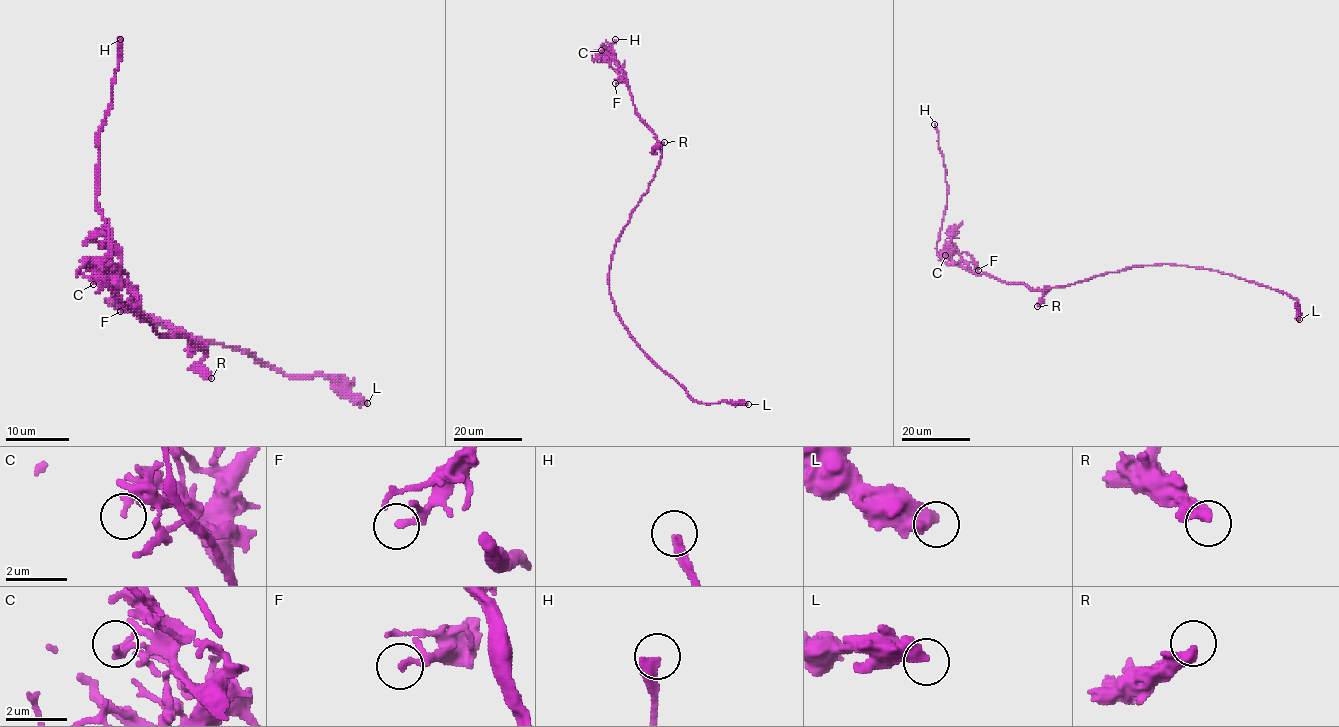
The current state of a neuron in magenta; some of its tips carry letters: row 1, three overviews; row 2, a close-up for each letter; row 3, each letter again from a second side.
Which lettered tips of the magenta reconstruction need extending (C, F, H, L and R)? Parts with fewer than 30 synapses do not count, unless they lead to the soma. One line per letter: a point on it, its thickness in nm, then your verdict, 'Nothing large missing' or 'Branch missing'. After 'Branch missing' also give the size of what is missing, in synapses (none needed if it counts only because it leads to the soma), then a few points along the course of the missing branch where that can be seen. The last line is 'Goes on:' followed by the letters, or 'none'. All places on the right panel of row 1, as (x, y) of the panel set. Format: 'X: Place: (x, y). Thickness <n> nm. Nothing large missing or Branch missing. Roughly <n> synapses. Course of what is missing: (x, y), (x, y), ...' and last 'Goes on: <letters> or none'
C: Place: (945, 255). Thickness 180 nm. Nothing large missing
F: Place: (978, 270). Thickness 140 nm. Nothing large missing
H: Place: (934, 124). Thickness 240 nm. Branch missing
L: Place: (1299, 319). Thickness 550 nm. Nothing large missing
R: Place: (1037, 306). Thickness 420 nm. Nothing large missing
Goes on: H

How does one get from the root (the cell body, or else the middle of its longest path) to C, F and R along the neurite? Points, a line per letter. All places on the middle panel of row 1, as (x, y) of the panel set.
C: (647, 191), (661, 158), (661, 147), (656, 135), (636, 111), (626, 76), (601, 50)
F: (647, 191), (661, 147), (637, 113), (626, 76), (612, 56), (610, 65), (623, 78), (615, 83)
R: (647, 191), (661, 158), (659, 147), (664, 142)

